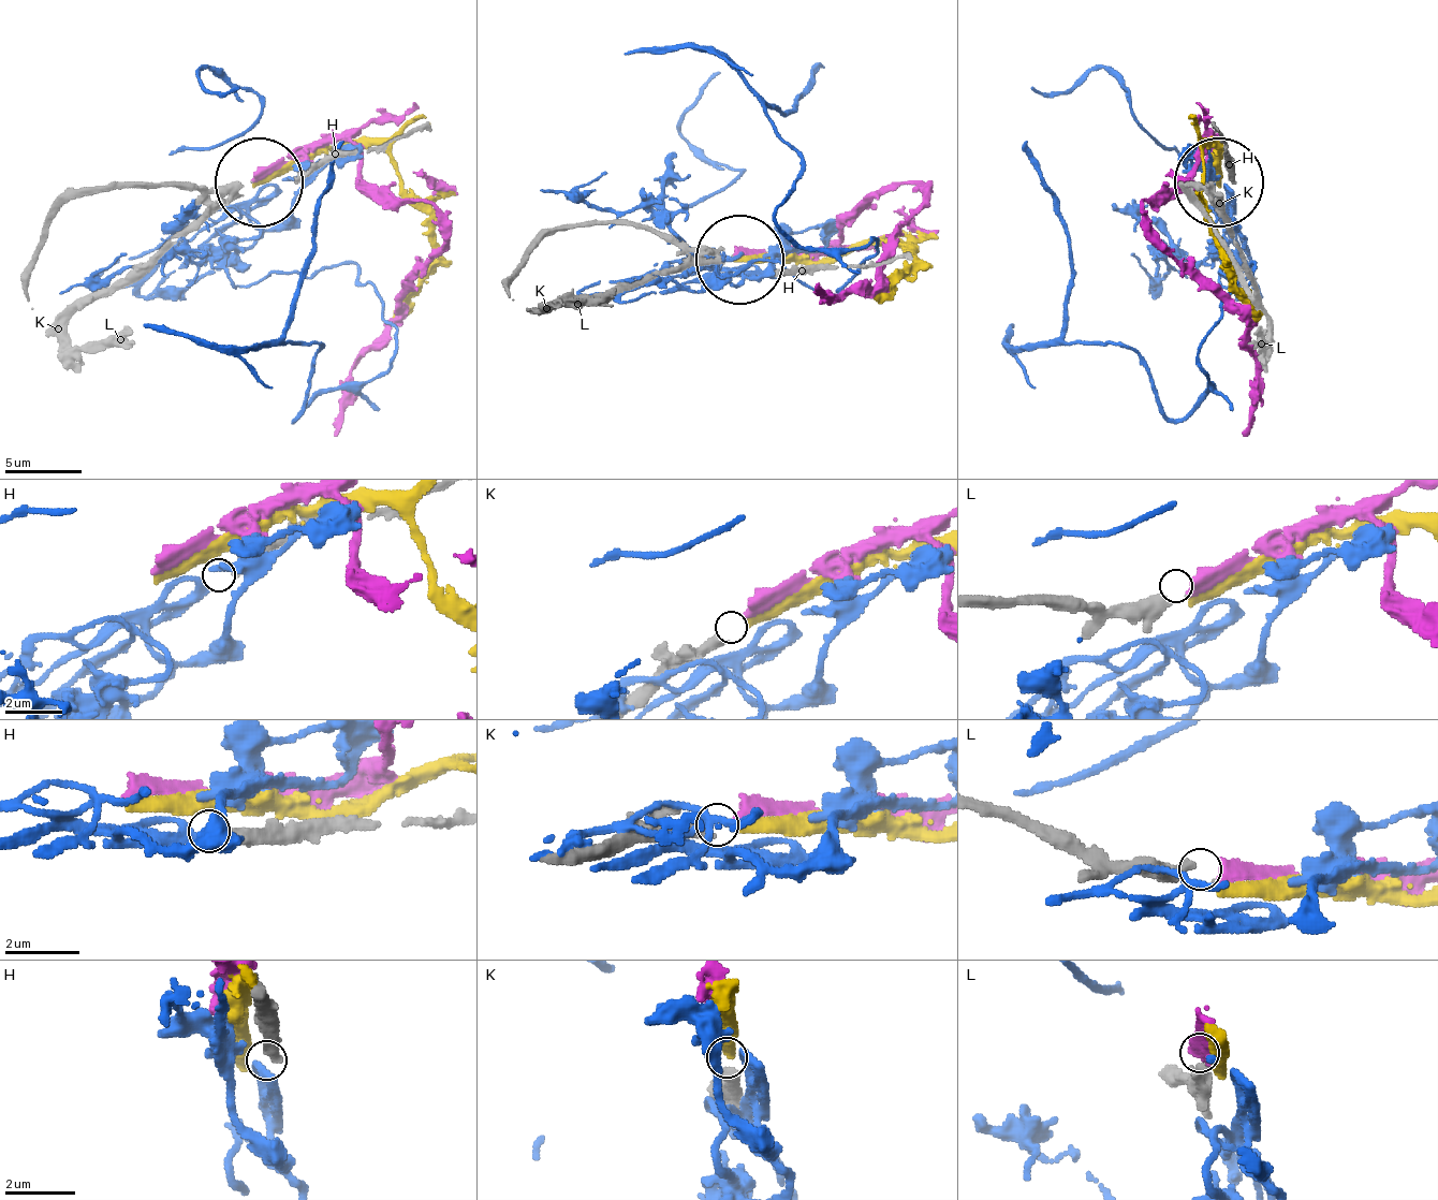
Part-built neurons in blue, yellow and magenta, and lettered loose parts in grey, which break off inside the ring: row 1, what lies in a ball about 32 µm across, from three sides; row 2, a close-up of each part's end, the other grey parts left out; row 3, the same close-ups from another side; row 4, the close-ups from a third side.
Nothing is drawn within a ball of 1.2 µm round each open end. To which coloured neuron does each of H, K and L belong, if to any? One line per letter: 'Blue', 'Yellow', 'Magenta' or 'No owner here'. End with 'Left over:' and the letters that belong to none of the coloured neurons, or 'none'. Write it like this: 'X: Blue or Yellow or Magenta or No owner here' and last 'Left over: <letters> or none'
H: Blue
K: Yellow
L: Magenta
Left over: none

